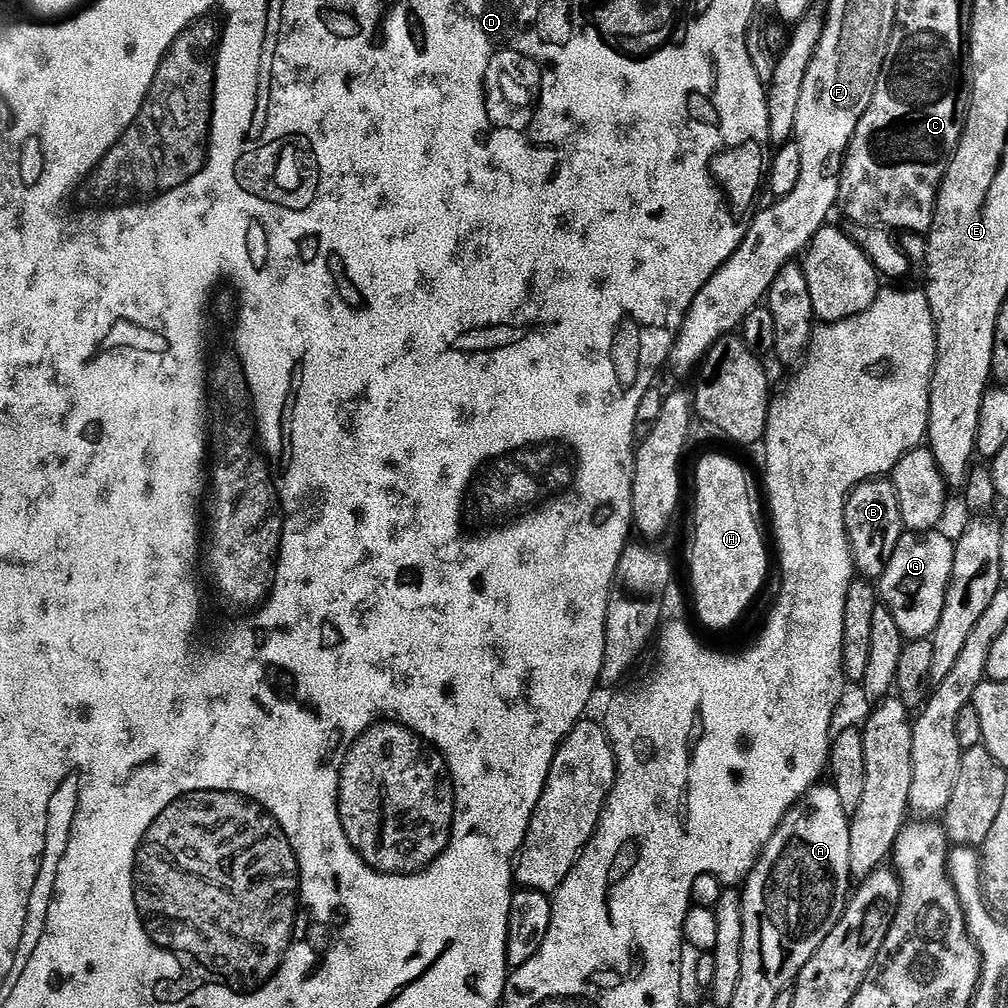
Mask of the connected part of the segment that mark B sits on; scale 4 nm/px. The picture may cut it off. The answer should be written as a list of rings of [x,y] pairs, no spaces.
[[[877,478],[858,485],[848,495],[844,521],[855,571],[865,580],[879,581],[890,562],[890,554],[894,554],[894,546],[898,546],[900,537],[906,531],[896,487],[892,485],[891,479]]]

